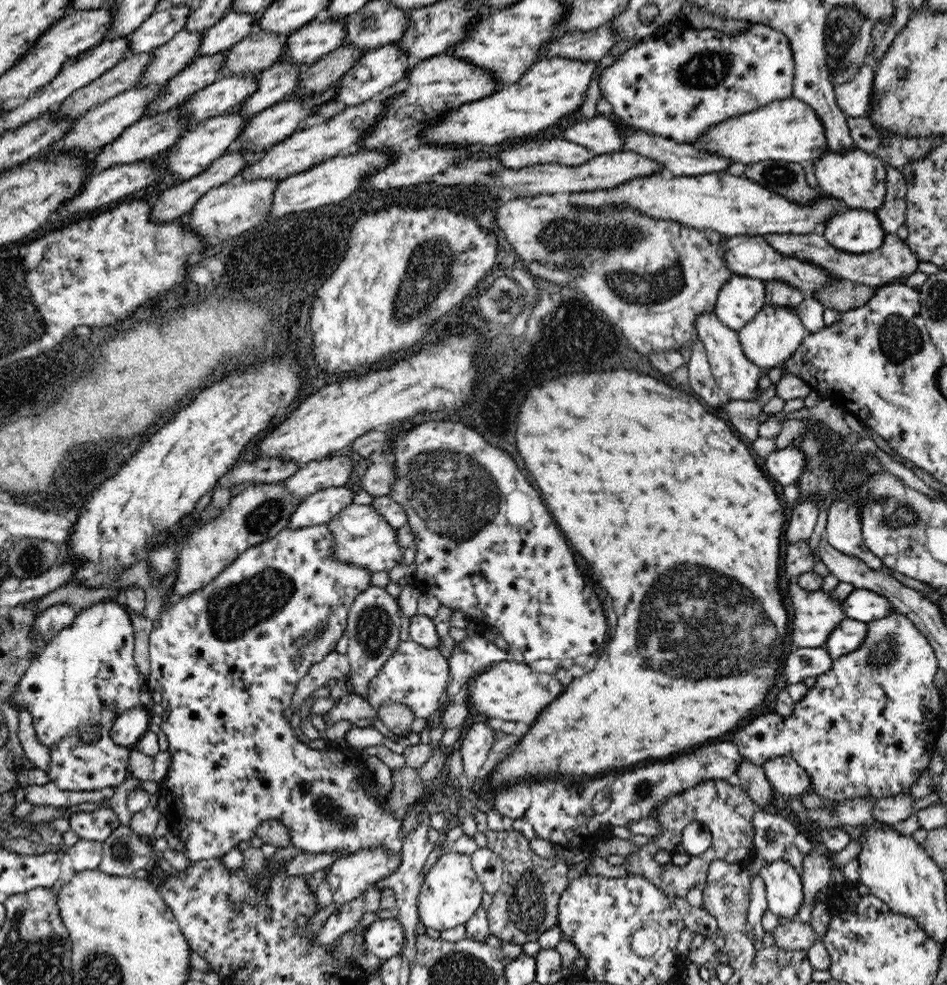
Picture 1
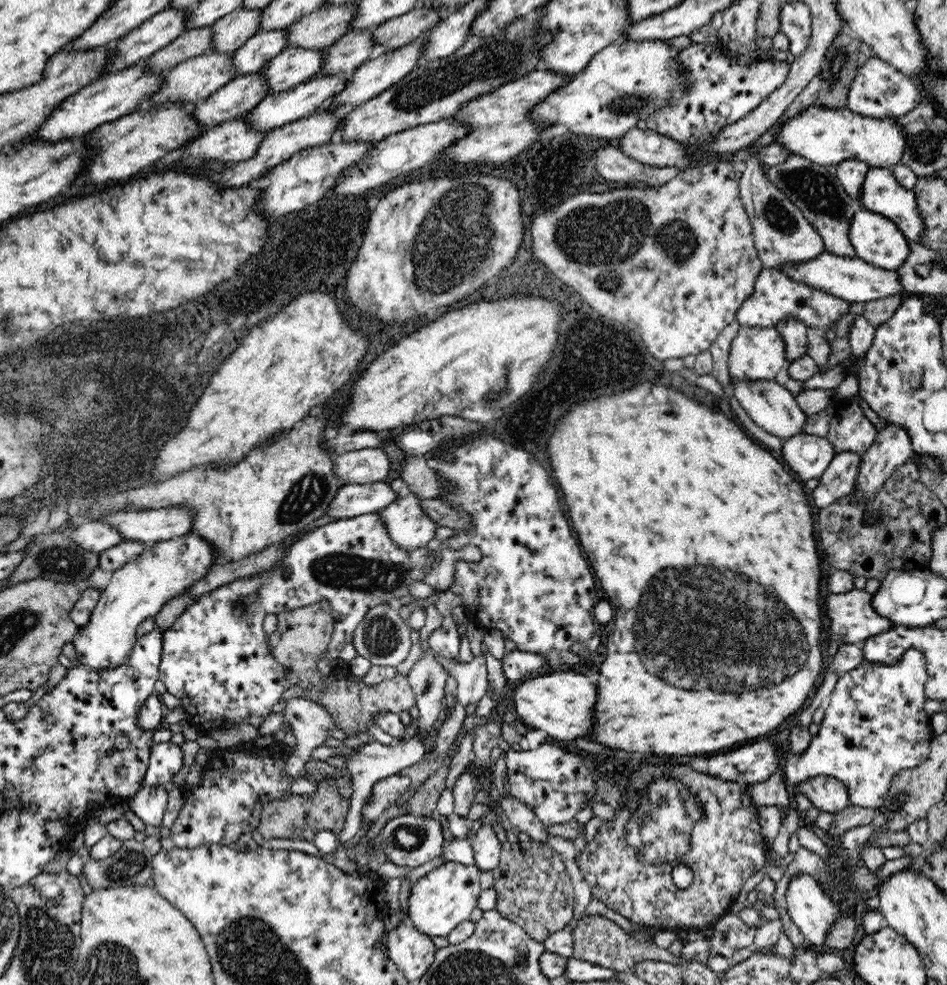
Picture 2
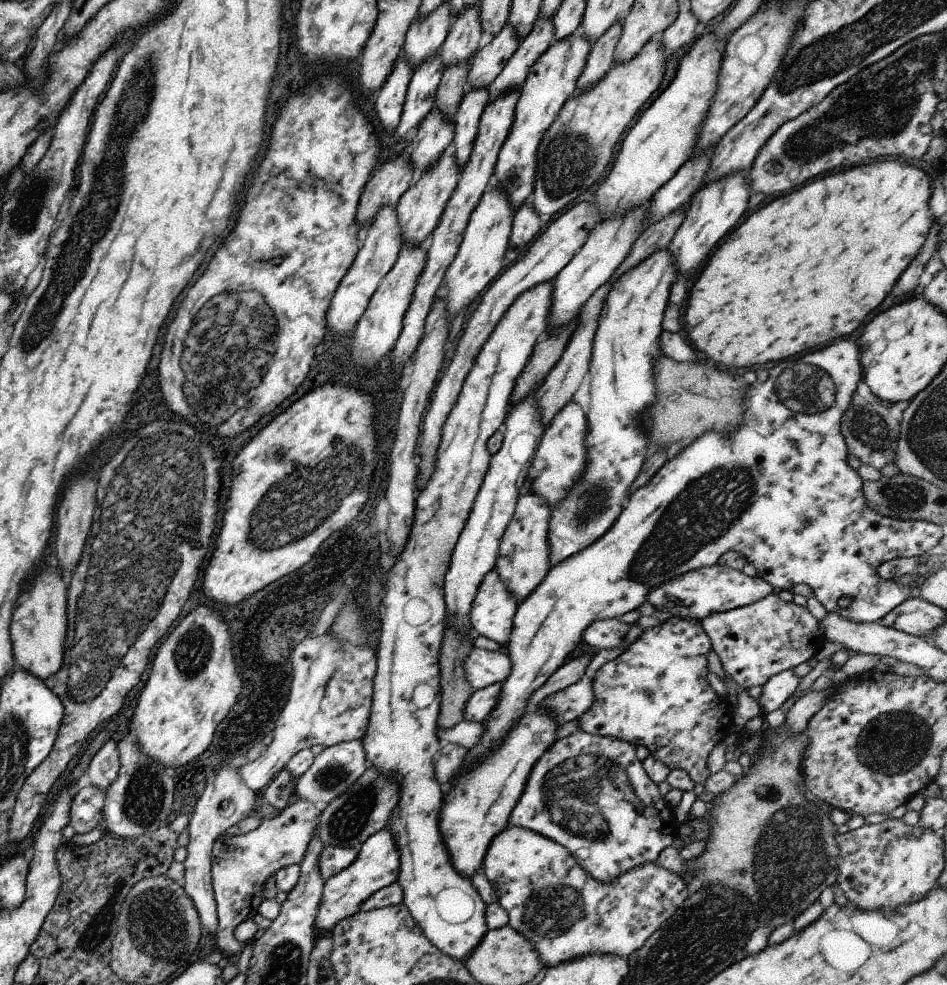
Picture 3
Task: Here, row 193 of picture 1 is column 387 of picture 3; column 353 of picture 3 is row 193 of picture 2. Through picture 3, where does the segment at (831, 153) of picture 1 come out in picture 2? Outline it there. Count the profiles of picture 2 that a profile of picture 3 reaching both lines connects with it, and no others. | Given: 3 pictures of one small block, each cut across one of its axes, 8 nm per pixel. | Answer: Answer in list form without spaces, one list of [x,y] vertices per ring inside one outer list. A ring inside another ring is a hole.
[[[869,167],[862,184],[861,197],[858,204],[866,211],[876,212],[888,218],[904,234],[907,241],[922,243],[925,234],[925,222],[921,218],[921,211],[913,189],[904,188],[894,176],[892,168]]]

